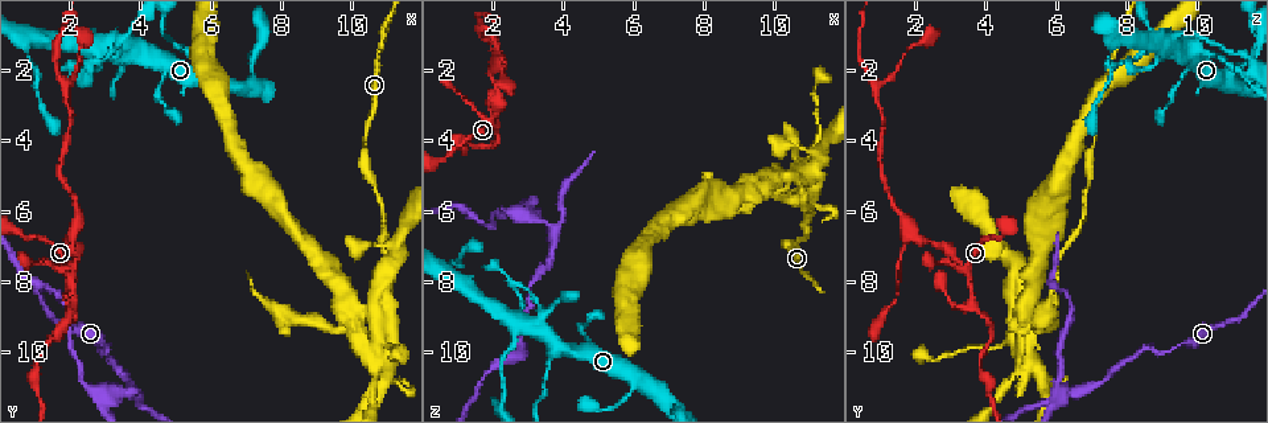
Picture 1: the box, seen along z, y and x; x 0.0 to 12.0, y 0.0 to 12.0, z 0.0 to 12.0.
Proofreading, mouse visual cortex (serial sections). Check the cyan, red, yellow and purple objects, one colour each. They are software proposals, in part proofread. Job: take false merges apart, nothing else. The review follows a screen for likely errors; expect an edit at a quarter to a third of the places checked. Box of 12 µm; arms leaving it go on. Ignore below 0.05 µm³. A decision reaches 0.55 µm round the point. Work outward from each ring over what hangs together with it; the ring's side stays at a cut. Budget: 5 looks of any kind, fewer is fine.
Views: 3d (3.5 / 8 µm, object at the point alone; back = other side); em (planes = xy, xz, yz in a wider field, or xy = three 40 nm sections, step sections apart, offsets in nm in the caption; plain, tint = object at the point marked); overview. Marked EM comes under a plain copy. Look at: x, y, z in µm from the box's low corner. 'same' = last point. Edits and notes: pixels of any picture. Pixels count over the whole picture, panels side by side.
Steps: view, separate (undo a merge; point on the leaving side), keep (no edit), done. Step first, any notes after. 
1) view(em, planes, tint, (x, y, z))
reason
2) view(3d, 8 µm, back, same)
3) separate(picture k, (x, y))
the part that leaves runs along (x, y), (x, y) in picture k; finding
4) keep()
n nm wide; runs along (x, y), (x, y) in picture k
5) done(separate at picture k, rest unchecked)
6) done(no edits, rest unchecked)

view(3d, 8 µm, (3.7, 11.1, 6.5))
a fork

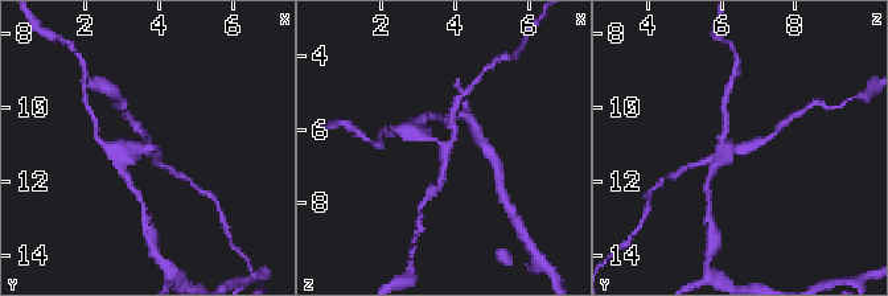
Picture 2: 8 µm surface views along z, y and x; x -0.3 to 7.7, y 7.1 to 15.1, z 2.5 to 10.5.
view(3d, 3.5 µm, (3.7, 11.1, 6.5))

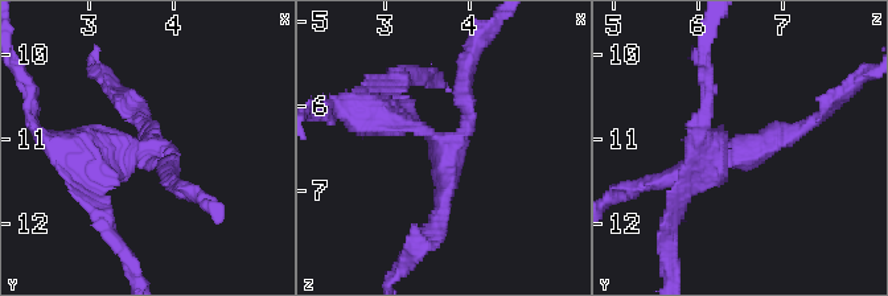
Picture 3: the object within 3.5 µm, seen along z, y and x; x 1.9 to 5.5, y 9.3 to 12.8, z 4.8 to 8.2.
view(em, xy, step 1, tint, (3.70, 11.15, 6.45))

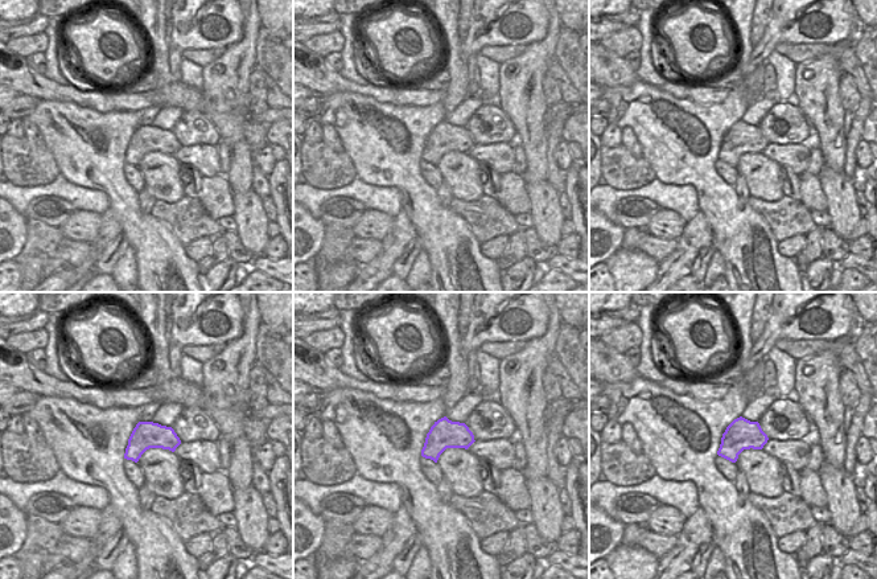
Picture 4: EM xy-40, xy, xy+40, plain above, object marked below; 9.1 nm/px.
separate(picture 3, (102, 167))
arms of 200, 200, 300 nm; the part that leaves runs along (132, 152), (81, 156), (36, 128) in picture 3; a second cell is stuck on

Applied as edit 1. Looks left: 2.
view(3d, 3.5 µm, (2.0, 8.6, 3.6))
abrupt turn

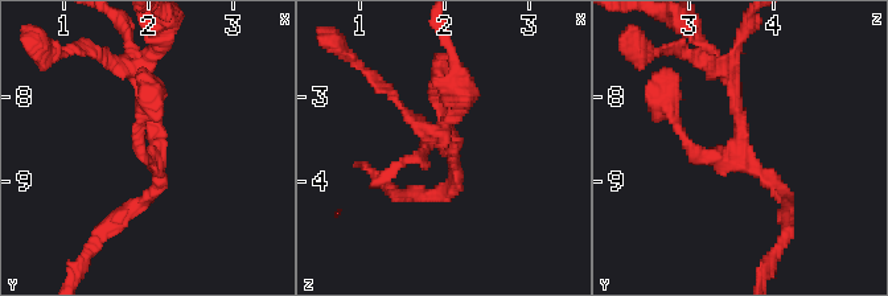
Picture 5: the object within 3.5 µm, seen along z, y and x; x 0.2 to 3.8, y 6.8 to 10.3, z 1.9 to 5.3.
view(em, xy, step 3, tint, (2.10, 8.60, 3.65))
3 arms; arms of 150, 150, 200 nm

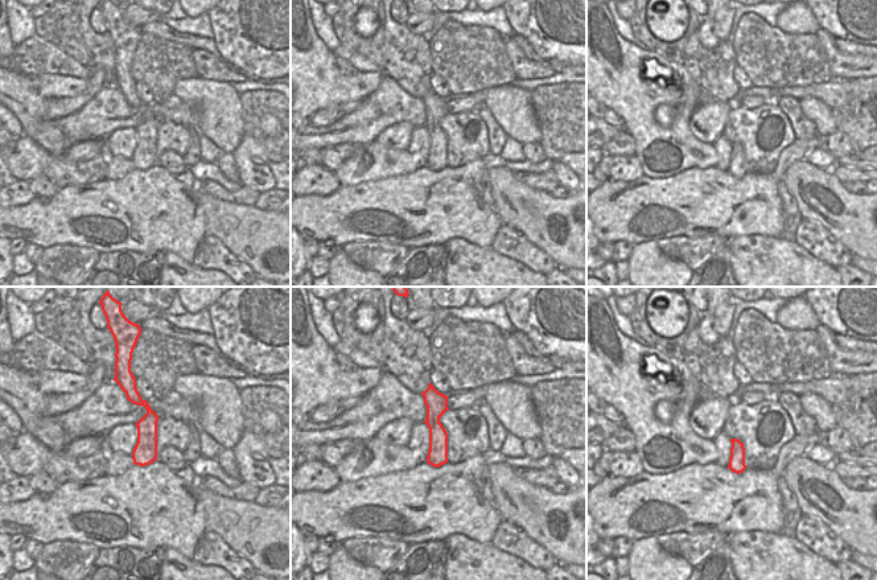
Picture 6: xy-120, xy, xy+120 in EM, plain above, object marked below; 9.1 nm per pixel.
keep()
all the same cell

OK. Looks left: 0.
done(separate at picture 3, rest unchecked)

